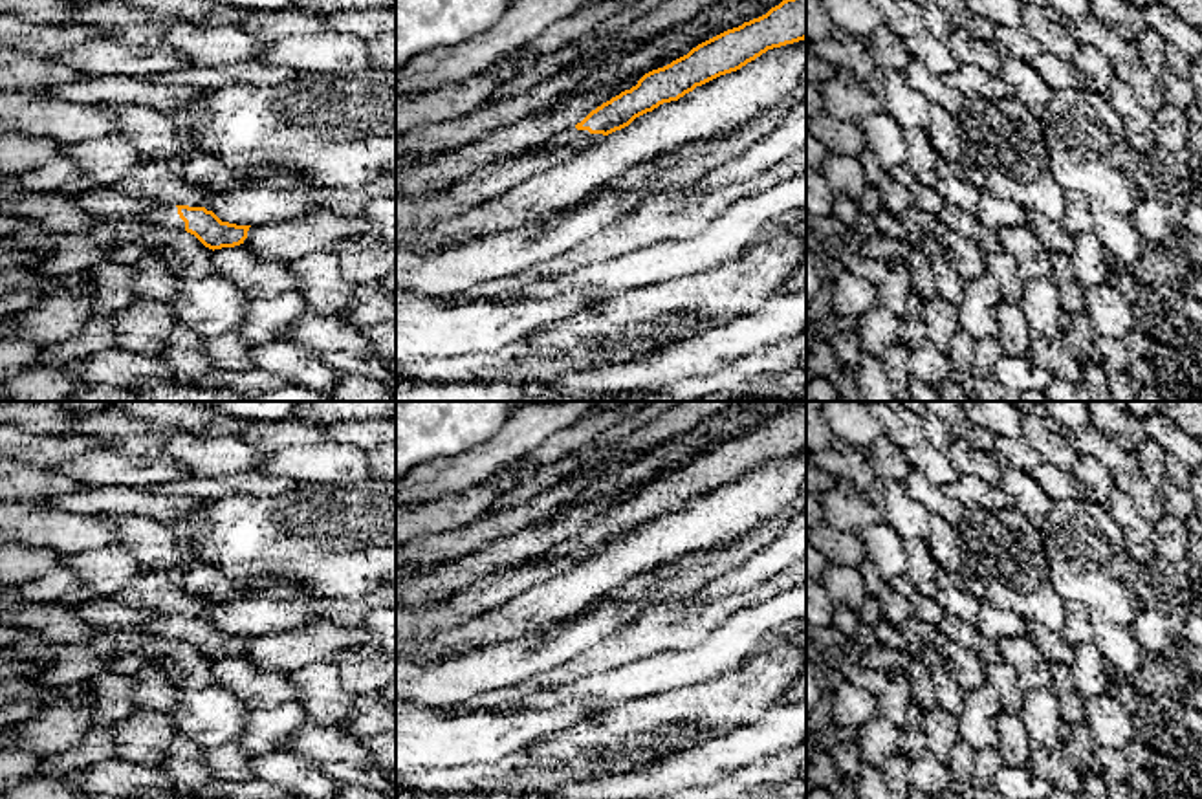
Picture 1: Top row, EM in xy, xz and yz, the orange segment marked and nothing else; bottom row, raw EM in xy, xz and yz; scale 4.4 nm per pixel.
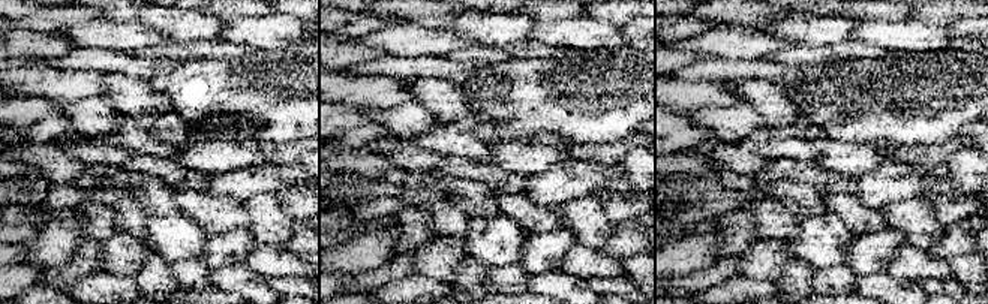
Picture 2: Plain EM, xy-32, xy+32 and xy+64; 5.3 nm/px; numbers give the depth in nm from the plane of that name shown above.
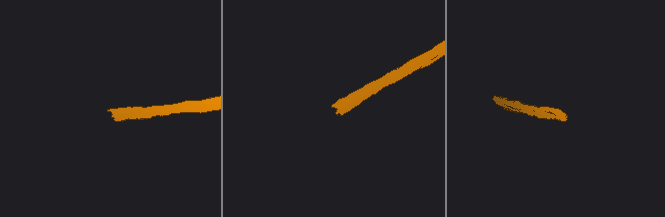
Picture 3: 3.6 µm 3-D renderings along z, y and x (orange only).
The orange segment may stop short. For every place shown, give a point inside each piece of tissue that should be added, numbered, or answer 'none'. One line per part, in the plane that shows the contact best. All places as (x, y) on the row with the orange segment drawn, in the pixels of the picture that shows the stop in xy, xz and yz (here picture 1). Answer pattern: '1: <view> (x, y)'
1: xy (162, 215)

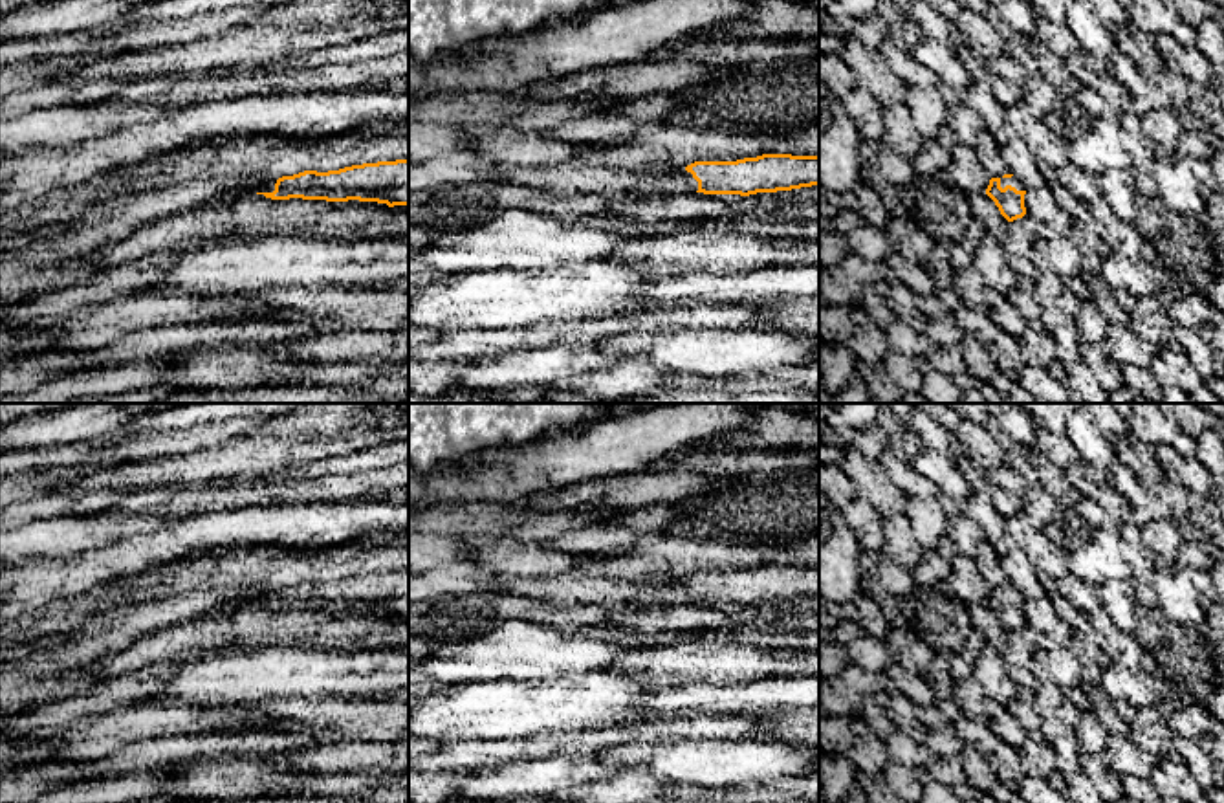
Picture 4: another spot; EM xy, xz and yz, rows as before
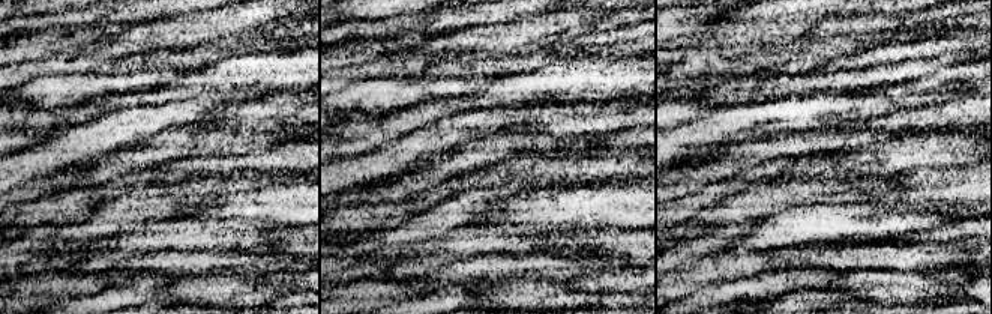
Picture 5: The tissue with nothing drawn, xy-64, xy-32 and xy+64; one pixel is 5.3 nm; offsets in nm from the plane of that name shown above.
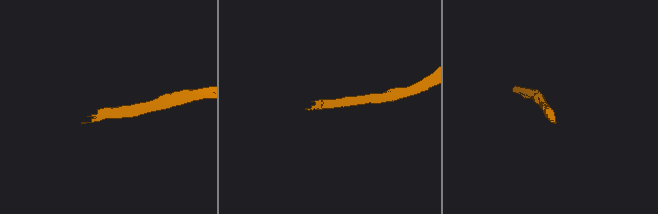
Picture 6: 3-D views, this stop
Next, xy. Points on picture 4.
1: xy (268, 187)

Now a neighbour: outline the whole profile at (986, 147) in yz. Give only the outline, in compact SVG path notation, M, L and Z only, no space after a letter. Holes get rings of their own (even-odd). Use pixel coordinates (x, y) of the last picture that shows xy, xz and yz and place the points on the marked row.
M988 130L977 136L977 143L973 148L980 158L984 170L991 178L1002 178L1004 174L1010 174L1010 169L1000 156L1000 147Z

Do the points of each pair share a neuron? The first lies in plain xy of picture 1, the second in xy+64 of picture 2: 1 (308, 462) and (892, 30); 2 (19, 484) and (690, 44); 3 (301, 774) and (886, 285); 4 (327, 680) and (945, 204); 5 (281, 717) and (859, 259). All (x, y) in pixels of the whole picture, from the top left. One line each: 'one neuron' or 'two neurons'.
1: one neuron
2: two neurons
3: one neuron
4: two neurons
5: one neuron

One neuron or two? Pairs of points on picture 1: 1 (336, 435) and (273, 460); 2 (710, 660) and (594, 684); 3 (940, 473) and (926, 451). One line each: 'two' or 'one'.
1: two
2: one
3: one

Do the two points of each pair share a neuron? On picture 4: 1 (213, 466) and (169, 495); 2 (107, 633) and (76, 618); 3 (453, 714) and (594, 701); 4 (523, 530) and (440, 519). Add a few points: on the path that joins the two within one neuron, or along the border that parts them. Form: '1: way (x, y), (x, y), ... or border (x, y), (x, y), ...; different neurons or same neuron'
1: border (228, 486), (151, 486), (142, 490); different neurons
2: border (125, 605), (94, 616), (46, 642); different neurons
3: way (488, 710), (559, 703); same neuron
4: way (502, 519), (460, 519); same neuron

